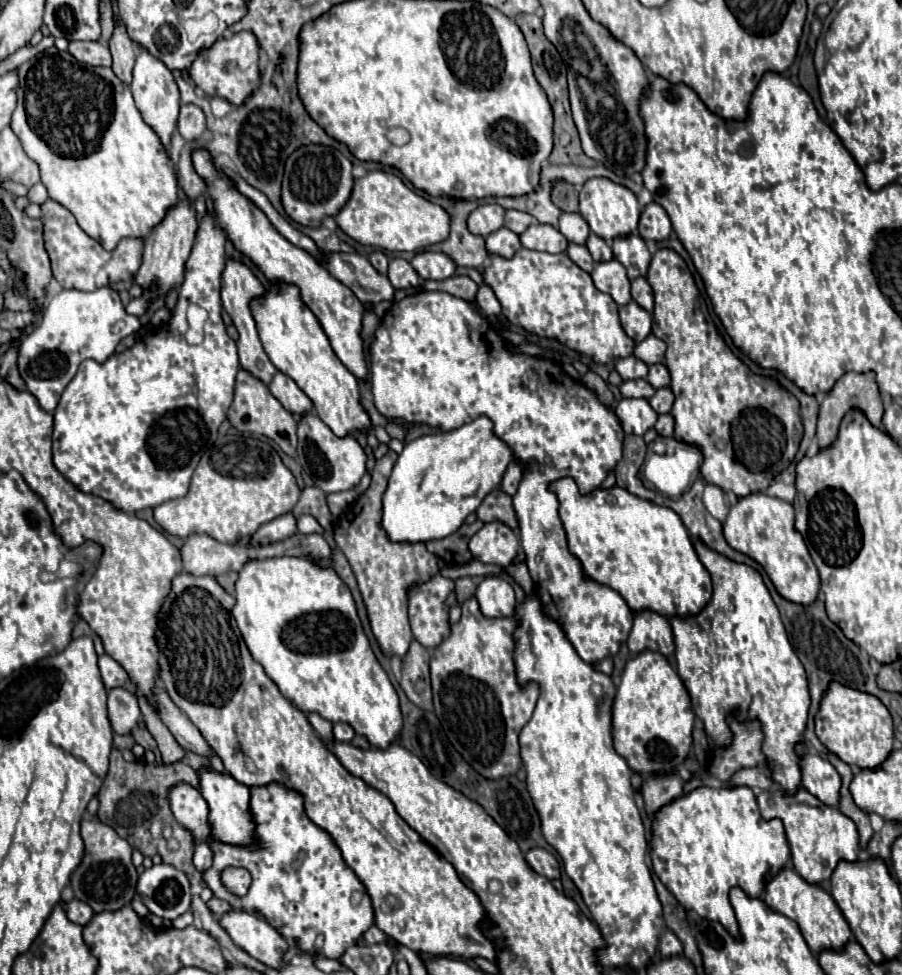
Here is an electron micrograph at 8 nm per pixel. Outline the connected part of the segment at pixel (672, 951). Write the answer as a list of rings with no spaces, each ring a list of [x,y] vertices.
[[[666,929],[666,931],[660,935],[660,955],[662,955],[664,959],[682,955],[682,943],[678,941],[678,937],[676,937],[670,929]]]

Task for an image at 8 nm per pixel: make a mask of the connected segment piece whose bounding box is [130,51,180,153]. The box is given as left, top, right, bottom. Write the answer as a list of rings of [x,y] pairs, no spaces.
[[[142,51],[142,55],[136,57],[136,67],[134,67],[134,81],[130,85],[134,101],[138,111],[142,113],[144,121],[158,133],[162,147],[166,153],[170,153],[170,139],[176,129],[176,119],[178,119],[178,109],[180,109],[180,93],[176,87],[176,81],[164,63],[160,63],[156,57],[148,55],[148,51]]]

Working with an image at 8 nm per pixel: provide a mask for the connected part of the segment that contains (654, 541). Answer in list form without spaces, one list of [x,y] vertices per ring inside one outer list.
[[[562,477],[558,481],[552,481],[550,491],[554,491],[560,501],[560,519],[566,531],[568,547],[580,559],[584,573],[590,579],[618,591],[626,599],[632,611],[650,609],[664,617],[696,615],[696,611],[700,611],[700,607],[708,603],[708,599],[712,597],[710,575],[700,563],[684,523],[680,523],[680,517],[672,509],[656,505],[638,495],[632,495],[630,491],[618,485],[610,489],[598,487],[582,495],[572,477]]]

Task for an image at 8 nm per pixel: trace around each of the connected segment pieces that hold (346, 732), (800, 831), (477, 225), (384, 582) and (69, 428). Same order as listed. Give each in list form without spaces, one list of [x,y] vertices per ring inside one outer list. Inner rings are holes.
[[[334,723],[334,737],[342,743],[350,743],[354,737],[354,729],[348,723]]]
[[[798,787],[796,793],[784,793],[784,789],[762,791],[758,797],[758,807],[764,819],[782,819],[786,829],[786,839],[792,853],[794,869],[808,881],[824,885],[838,859],[856,861],[858,859],[858,831],[850,817],[846,817],[838,807],[822,803],[818,797],[808,793],[804,787]]]
[[[486,203],[478,205],[468,215],[468,229],[474,235],[490,235],[492,231],[498,231],[504,225],[504,207],[498,203]]]
[[[388,451],[382,459],[376,459],[370,487],[340,519],[334,529],[334,539],[356,575],[362,599],[368,609],[372,631],[380,647],[388,655],[396,653],[402,657],[404,651],[408,651],[408,643],[412,641],[408,623],[408,593],[410,589],[414,589],[414,585],[426,583],[430,577],[434,577],[440,567],[436,555],[432,555],[424,543],[392,543],[382,529],[382,495],[388,487],[388,477],[392,473],[396,457],[398,455],[394,451]]]
[[[206,211],[198,225],[192,253],[186,261],[184,281],[178,289],[178,303],[172,309],[170,321],[160,327],[158,333],[144,335],[144,341],[136,341],[130,349],[108,357],[104,363],[84,361],[54,411],[52,451],[58,471],[84,493],[100,495],[126,513],[156,507],[188,493],[196,463],[216,441],[218,427],[226,419],[226,411],[232,403],[238,353],[236,343],[228,337],[226,325],[222,323],[220,275],[224,271],[224,245],[226,235],[216,215]],[[190,303],[196,303],[210,313],[206,321],[206,337],[200,345],[188,345],[184,339],[188,331],[186,309]]]

